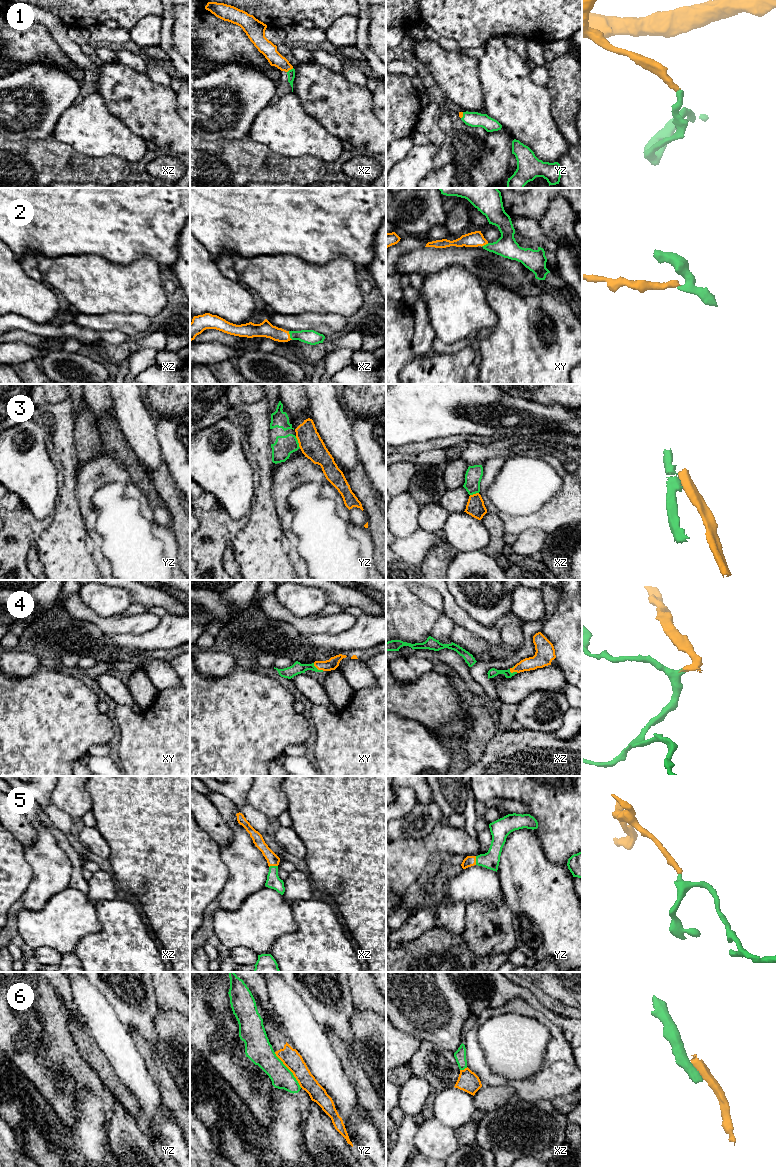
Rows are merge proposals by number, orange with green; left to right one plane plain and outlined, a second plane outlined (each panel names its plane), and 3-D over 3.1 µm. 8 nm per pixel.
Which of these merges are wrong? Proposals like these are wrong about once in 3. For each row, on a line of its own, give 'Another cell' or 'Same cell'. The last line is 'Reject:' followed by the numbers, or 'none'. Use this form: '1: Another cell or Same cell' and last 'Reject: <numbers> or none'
1: Same cell
2: Same cell
3: Another cell
4: Same cell
5: Same cell
6: Another cell
Reject: 3, 6

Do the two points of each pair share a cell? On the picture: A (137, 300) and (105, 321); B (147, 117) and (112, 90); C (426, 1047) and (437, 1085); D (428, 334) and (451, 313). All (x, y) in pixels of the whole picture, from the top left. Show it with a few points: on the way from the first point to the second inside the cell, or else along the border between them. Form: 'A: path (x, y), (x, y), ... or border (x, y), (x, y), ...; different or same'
A: border (141, 313), (94, 315); different
B: path (138, 108), (121, 91); same
C: path (429, 1056), (437, 1076); same
D: border (425, 308), (429, 324), (436, 338); different

